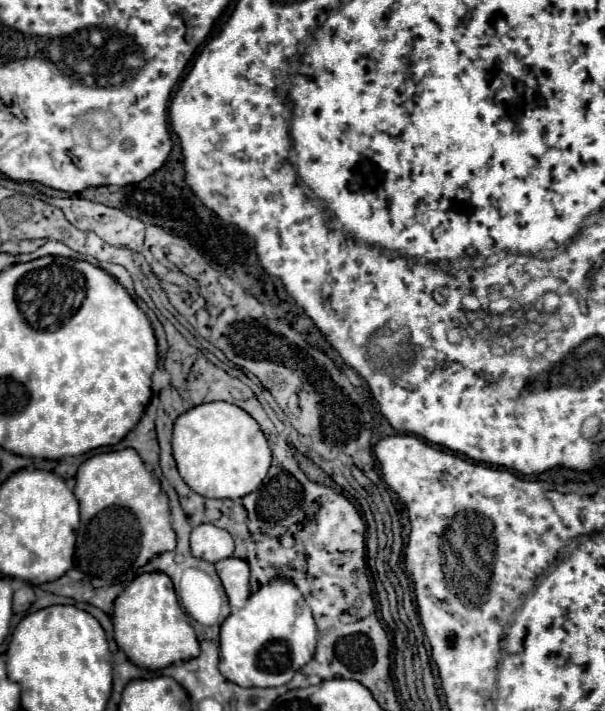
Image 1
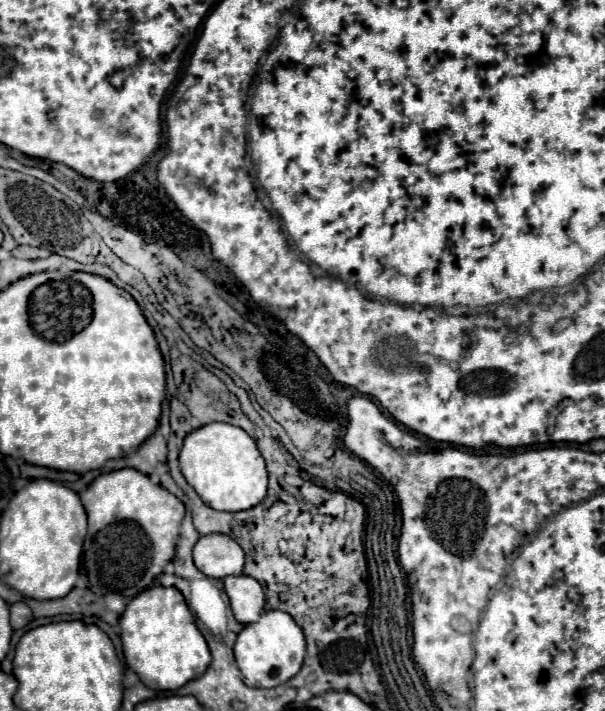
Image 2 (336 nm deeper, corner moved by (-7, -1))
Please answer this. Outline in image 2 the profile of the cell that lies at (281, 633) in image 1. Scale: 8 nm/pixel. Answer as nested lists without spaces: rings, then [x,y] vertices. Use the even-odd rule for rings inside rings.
[[[268,610],[258,622],[246,624],[236,638],[234,646],[236,664],[244,676],[244,684],[250,688],[276,688],[298,674],[306,656],[306,638],[302,628],[288,612]]]

